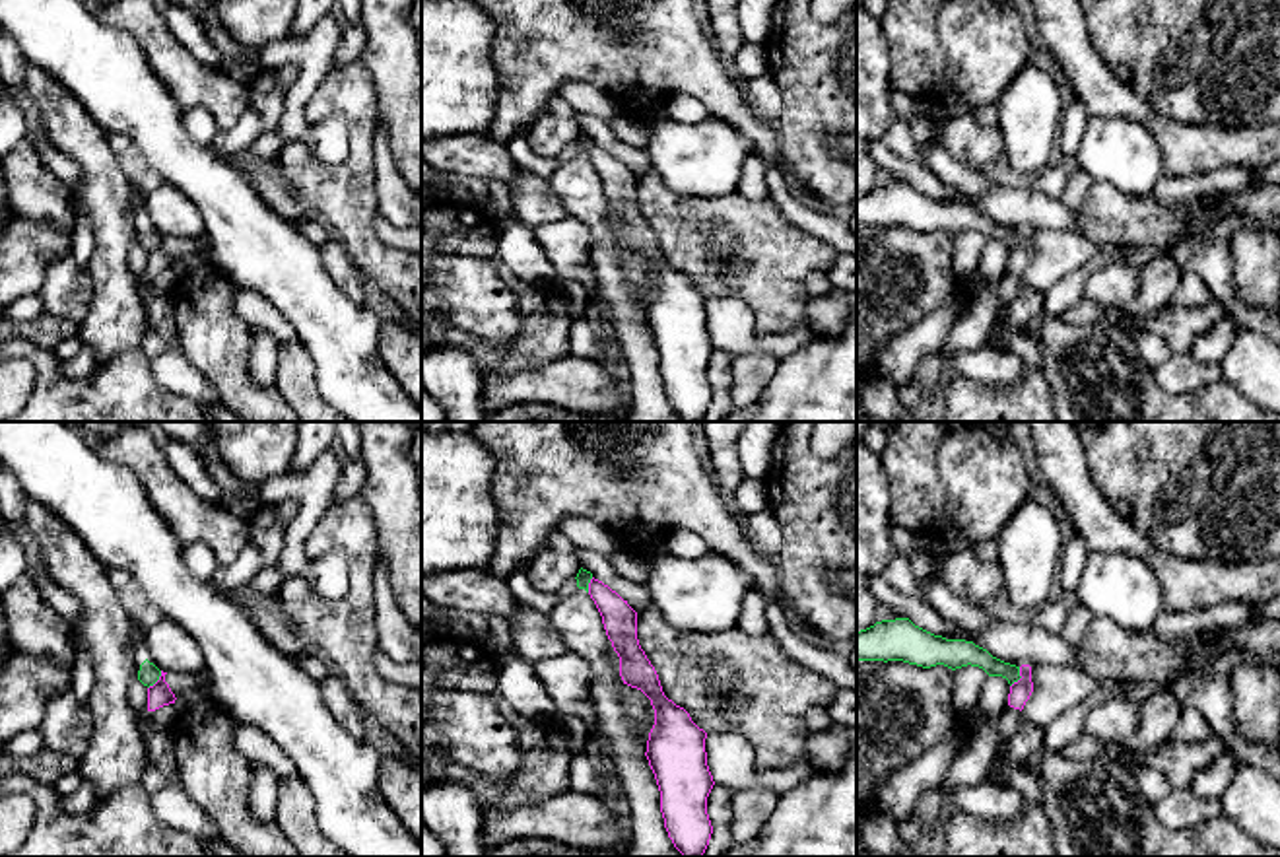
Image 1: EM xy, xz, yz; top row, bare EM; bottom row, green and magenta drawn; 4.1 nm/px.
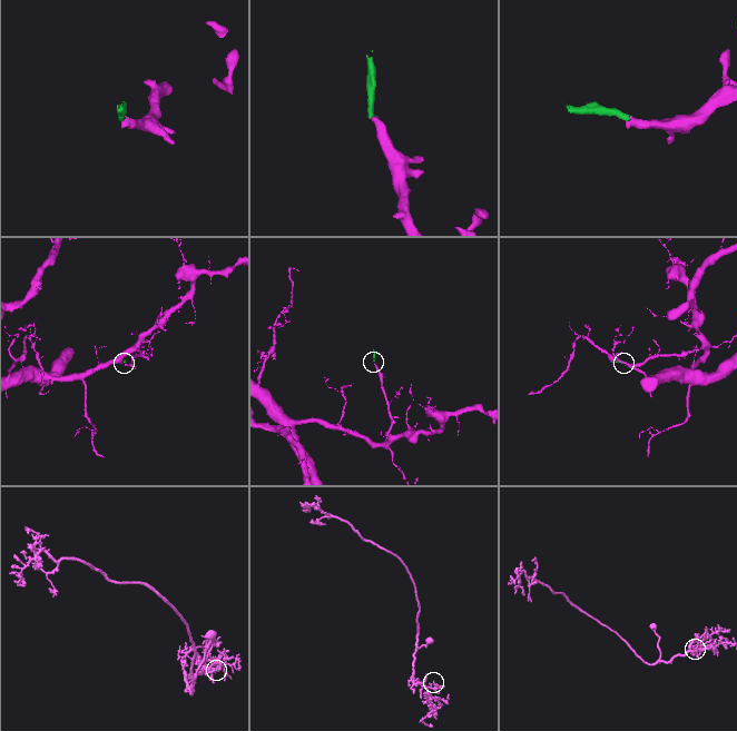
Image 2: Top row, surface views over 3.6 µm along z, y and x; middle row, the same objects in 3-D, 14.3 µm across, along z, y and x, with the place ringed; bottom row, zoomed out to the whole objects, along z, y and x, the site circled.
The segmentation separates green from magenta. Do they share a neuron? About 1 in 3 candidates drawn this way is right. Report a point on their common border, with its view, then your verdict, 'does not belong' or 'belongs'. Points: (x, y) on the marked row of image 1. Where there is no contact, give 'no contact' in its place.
yz (1020, 677) | does not belong

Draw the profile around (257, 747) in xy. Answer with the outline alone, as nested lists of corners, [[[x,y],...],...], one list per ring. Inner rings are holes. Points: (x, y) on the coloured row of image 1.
[[[237,723],[233,744],[253,766],[268,766],[280,777],[297,777],[284,750],[258,727]]]

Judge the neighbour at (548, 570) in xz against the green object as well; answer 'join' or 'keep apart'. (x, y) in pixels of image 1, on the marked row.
keep apart

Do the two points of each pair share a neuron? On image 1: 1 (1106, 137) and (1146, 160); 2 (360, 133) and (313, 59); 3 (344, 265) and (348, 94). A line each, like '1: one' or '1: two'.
1: one
2: two
3: two

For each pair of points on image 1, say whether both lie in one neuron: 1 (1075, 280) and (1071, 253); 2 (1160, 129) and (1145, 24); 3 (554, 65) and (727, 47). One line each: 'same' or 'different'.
1: different
2: different
3: different

